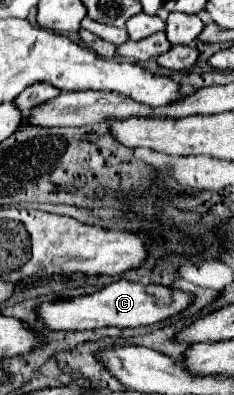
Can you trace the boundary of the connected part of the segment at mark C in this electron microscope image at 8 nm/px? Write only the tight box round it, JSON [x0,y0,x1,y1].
[37,279,193,331]

